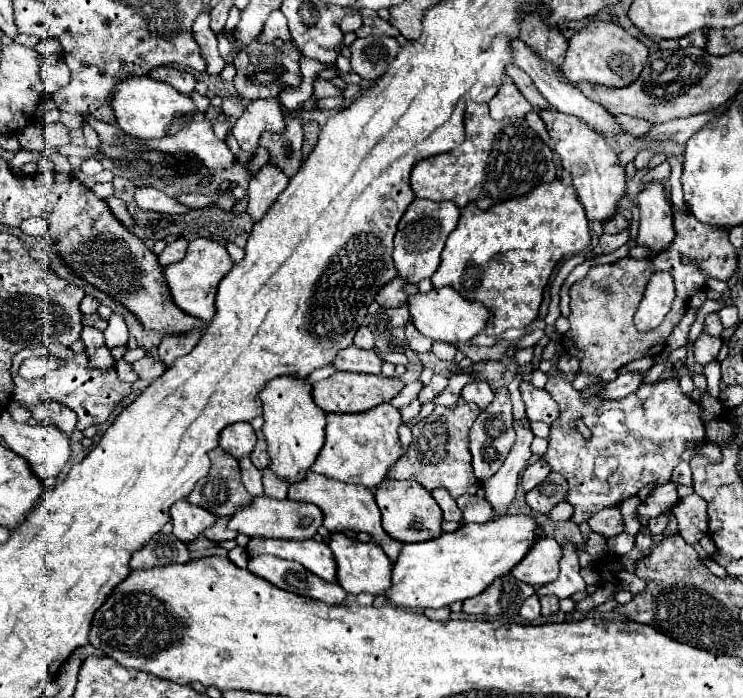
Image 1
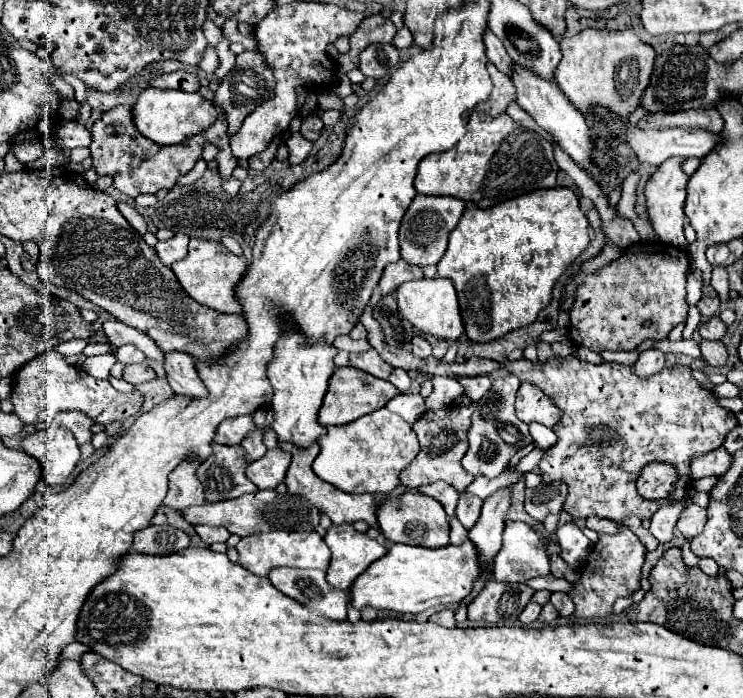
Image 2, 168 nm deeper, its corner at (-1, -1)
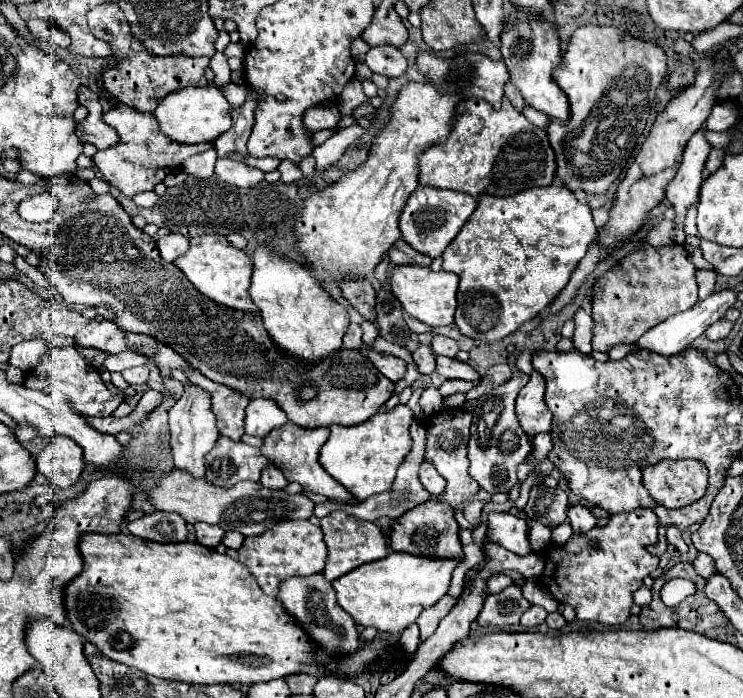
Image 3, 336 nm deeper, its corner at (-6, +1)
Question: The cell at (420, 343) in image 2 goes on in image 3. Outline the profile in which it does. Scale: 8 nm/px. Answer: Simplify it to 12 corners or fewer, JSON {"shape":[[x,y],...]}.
{"shape":[[431,346],[413,352],[413,364],[419,374],[429,376],[435,370]]}

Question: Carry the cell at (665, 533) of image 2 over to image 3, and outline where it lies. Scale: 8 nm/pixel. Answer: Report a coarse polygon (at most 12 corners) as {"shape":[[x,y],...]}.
{"shape":[[667,528],[667,542],[679,552],[687,552],[687,544],[681,538],[681,530]]}

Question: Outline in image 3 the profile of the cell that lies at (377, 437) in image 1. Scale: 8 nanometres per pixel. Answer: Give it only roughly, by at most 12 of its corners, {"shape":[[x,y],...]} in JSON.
{"shape":[[397,406],[331,426],[319,462],[357,500],[391,488],[413,446]]}

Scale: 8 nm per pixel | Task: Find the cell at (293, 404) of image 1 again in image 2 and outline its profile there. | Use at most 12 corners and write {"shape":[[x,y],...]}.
{"shape":[[288,330],[268,366],[272,430],[310,448],[334,346]]}

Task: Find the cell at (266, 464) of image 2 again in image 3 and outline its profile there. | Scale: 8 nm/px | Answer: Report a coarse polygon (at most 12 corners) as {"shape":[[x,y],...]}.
{"shape":[[269,464],[261,472],[261,484],[271,490],[283,490],[287,480],[279,468]]}

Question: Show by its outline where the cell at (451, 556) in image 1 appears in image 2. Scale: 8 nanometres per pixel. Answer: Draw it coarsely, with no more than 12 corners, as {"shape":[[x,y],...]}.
{"shape":[[392,544],[350,590],[358,610],[456,606],[476,546]]}

